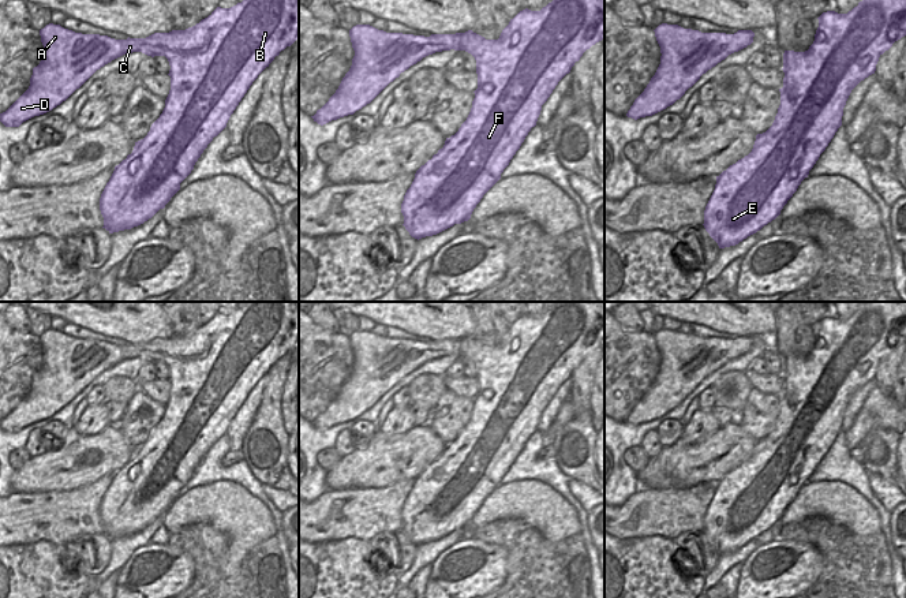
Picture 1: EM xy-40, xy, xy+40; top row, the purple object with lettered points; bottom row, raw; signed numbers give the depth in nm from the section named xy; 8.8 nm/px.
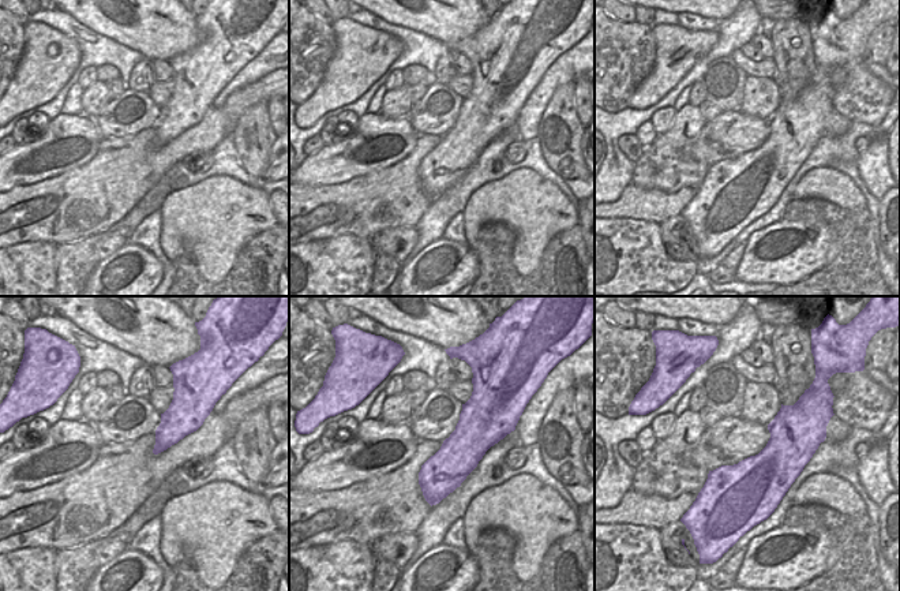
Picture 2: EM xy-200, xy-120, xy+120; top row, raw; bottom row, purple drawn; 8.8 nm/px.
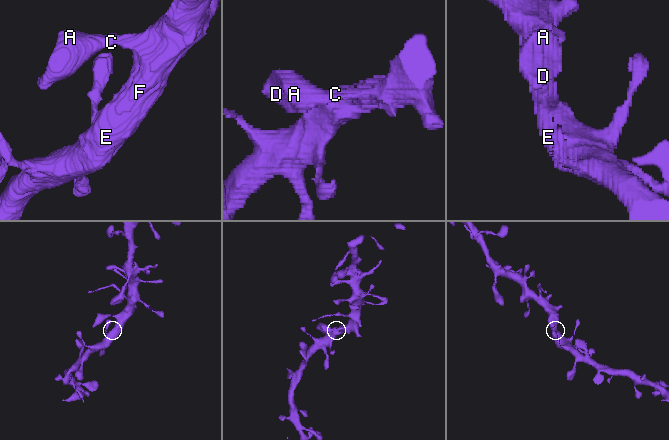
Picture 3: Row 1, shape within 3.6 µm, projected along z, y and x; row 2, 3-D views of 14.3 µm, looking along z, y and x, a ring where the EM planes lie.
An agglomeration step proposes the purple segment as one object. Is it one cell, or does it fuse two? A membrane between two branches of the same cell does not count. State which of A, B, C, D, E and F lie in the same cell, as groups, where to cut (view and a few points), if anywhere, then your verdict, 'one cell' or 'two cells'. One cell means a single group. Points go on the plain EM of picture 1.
A B C D E F; no cut; one cell

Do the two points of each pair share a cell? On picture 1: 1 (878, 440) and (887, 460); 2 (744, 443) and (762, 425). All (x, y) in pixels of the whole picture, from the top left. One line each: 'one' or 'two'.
1: one
2: two

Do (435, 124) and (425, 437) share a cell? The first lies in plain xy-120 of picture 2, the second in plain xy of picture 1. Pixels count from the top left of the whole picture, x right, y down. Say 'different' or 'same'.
different

